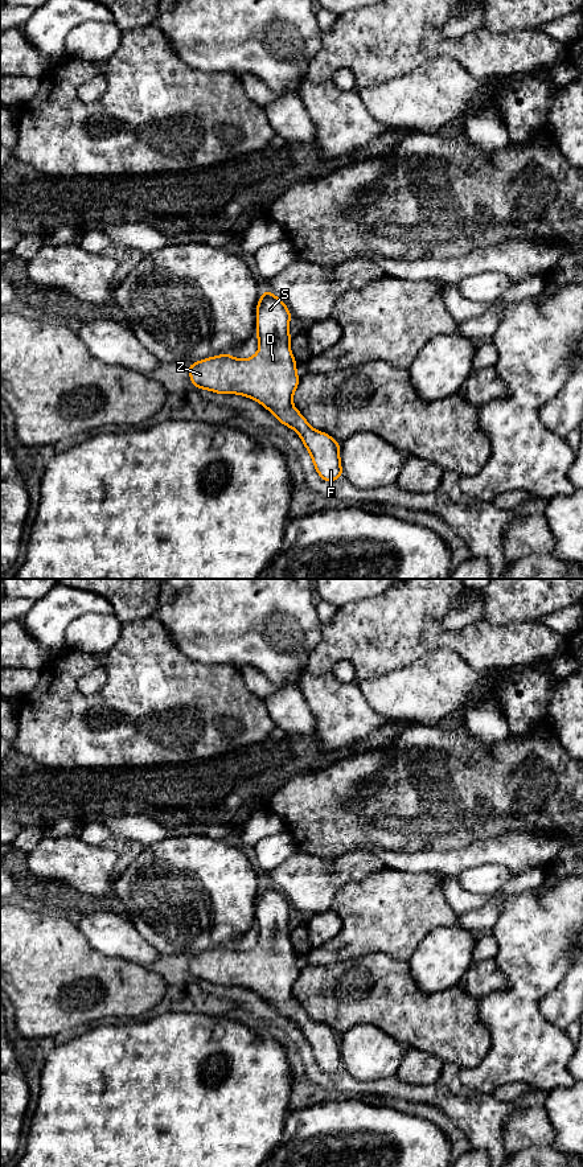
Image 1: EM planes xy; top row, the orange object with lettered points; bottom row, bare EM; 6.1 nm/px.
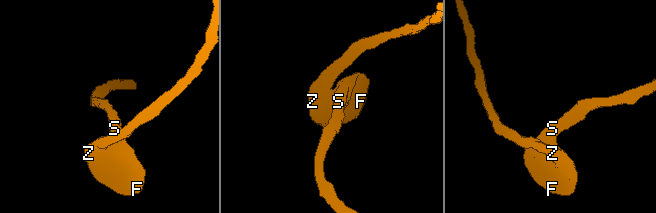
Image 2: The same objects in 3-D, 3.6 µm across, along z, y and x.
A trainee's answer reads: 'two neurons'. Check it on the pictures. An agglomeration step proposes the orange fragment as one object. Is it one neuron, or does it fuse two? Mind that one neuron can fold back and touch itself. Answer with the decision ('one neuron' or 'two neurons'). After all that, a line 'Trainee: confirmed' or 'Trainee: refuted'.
one neuron
Trainee: refuted

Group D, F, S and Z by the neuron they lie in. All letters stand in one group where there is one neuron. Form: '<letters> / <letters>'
D F S Z

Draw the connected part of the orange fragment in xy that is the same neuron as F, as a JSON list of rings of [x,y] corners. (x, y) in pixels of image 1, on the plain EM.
[[[263,883],[256,897],[256,946],[247,952],[237,952],[231,946],[210,949],[190,956],[189,969],[196,981],[239,986],[259,994],[280,1015],[297,1024],[319,1068],[332,1074],[342,1068],[340,1036],[313,1022],[292,995],[300,970],[290,940],[291,909],[279,889]]]

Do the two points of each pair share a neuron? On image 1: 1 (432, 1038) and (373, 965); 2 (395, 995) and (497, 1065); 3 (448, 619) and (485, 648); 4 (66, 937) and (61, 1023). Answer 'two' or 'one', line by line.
1: one
2: two
3: two
4: one

